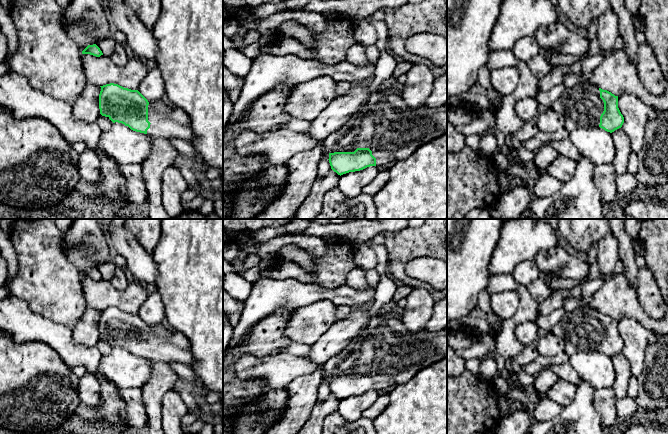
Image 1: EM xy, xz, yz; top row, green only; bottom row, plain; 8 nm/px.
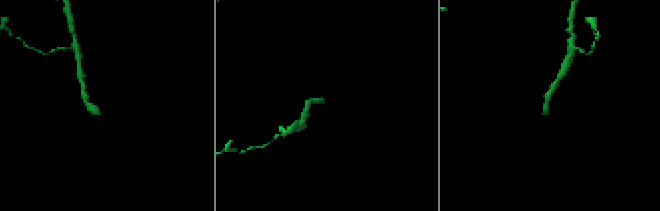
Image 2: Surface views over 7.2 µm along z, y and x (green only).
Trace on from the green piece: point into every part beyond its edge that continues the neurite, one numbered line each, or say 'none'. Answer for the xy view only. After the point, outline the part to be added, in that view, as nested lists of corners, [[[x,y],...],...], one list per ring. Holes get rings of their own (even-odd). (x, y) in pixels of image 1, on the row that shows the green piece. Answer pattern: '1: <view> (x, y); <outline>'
1: xy (168, 122); [[[166,98],[149,103],[148,105],[148,121],[151,123],[147,130],[147,135],[165,140],[182,139],[192,142],[195,134],[192,131],[191,123],[187,113],[178,107],[175,107]]]

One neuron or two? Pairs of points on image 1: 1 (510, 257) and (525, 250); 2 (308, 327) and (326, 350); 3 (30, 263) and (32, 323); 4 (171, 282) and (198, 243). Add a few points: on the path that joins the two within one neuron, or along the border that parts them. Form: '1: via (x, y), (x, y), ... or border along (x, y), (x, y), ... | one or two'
1: via (514, 253), (517, 250), (521, 250) | one
2: border along (334, 322), (310, 345) | two
3: border along (13, 296), (22, 299), (32, 310), (53, 321) | two
4: via (181, 272), (198, 253) | one

